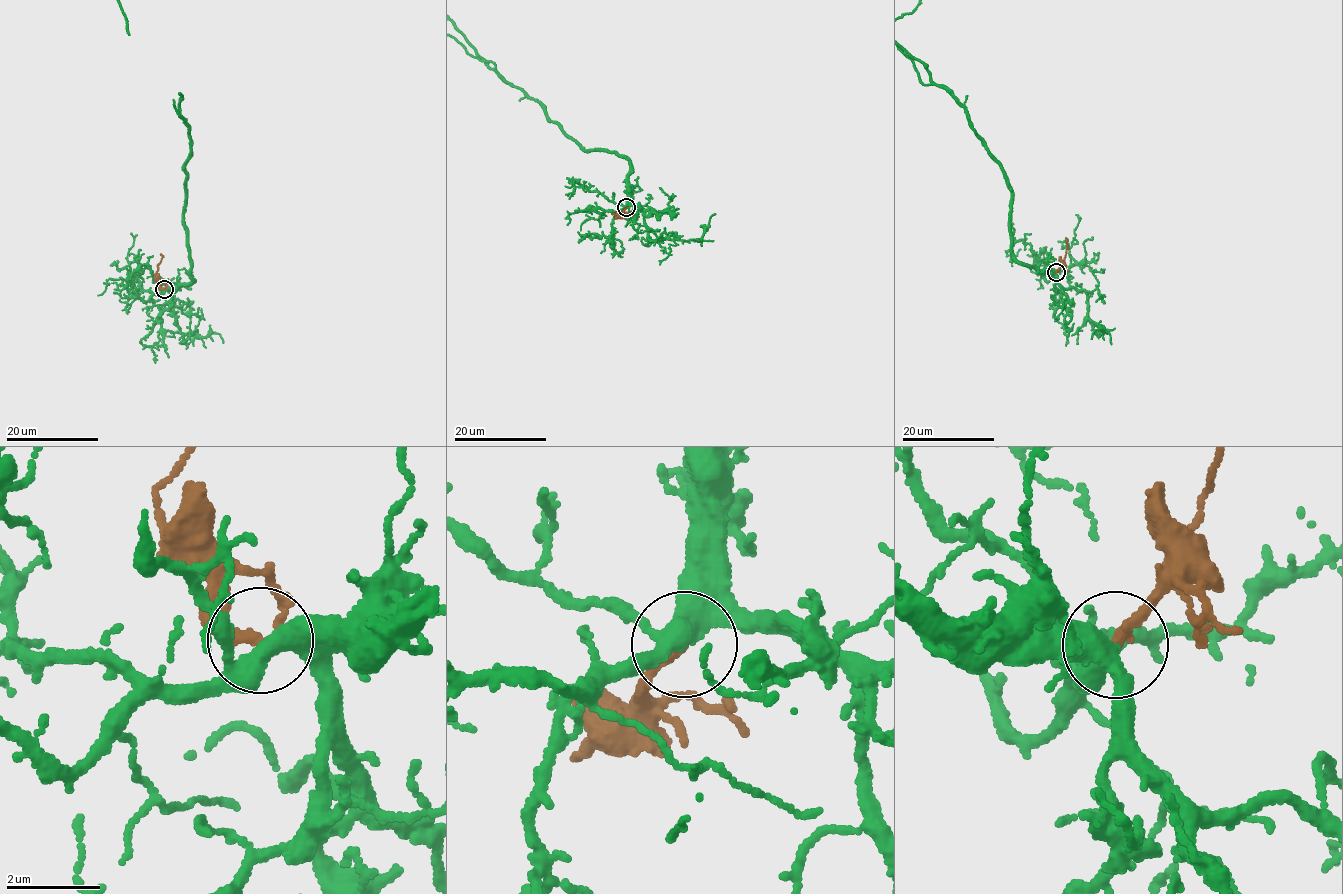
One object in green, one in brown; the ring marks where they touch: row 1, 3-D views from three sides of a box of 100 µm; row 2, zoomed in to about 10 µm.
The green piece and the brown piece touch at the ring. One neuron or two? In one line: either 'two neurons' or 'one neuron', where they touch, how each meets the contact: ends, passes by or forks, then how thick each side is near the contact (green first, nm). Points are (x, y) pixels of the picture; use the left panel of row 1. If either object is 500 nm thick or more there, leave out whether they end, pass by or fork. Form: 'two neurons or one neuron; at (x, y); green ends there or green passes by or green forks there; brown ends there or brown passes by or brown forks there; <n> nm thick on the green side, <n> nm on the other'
one neuron; at (164, 289); green passes by; brown ends there; 440 nm thick on the green side, 240 nm on the other

